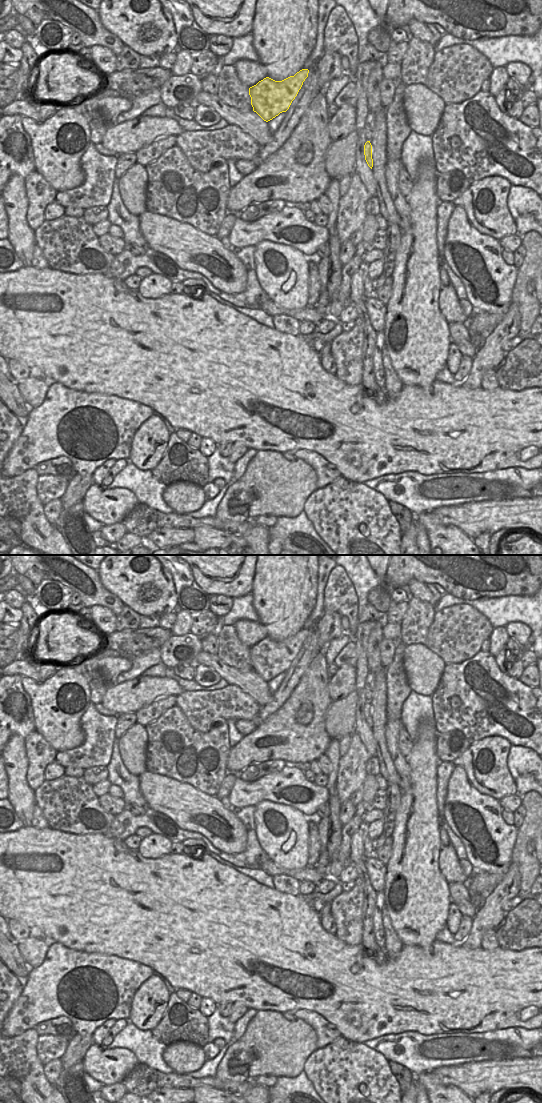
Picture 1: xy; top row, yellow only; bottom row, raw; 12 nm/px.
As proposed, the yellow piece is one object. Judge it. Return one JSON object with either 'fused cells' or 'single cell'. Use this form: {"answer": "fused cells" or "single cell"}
{"answer": "single cell"}

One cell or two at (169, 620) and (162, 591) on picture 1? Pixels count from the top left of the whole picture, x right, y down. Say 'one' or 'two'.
two

